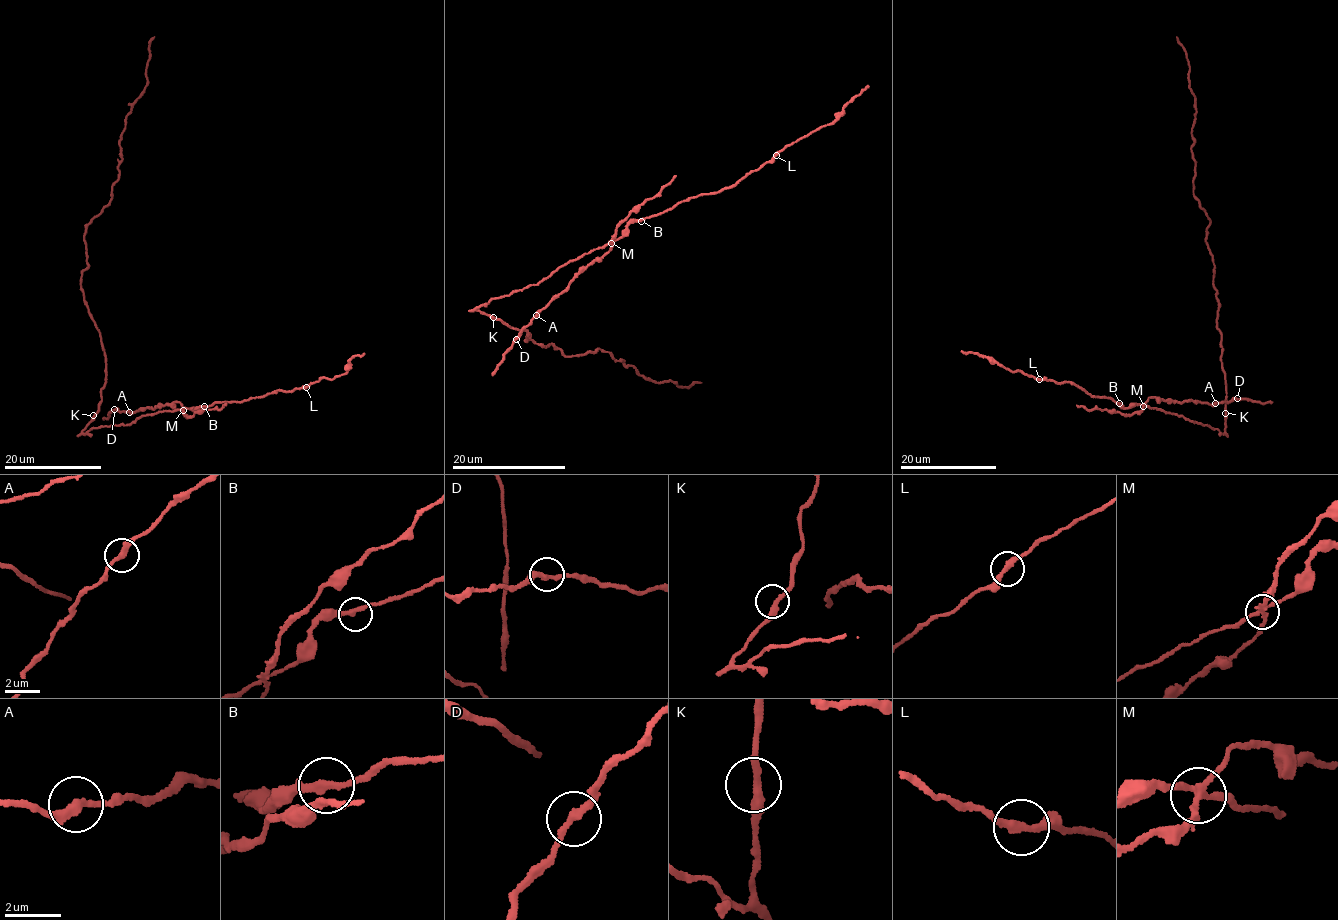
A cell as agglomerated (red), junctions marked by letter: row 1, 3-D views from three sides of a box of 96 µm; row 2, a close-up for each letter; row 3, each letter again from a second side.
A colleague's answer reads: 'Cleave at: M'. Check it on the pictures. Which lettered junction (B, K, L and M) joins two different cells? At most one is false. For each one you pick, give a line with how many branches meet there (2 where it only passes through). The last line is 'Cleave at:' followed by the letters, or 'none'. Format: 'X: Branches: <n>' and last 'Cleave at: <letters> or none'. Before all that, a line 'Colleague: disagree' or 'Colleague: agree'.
Colleague: agree
M: Branches: 4
Cleave at: M

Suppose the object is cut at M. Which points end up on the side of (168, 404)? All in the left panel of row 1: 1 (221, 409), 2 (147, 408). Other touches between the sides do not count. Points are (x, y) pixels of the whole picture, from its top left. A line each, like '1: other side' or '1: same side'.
1: same side
2: same side

